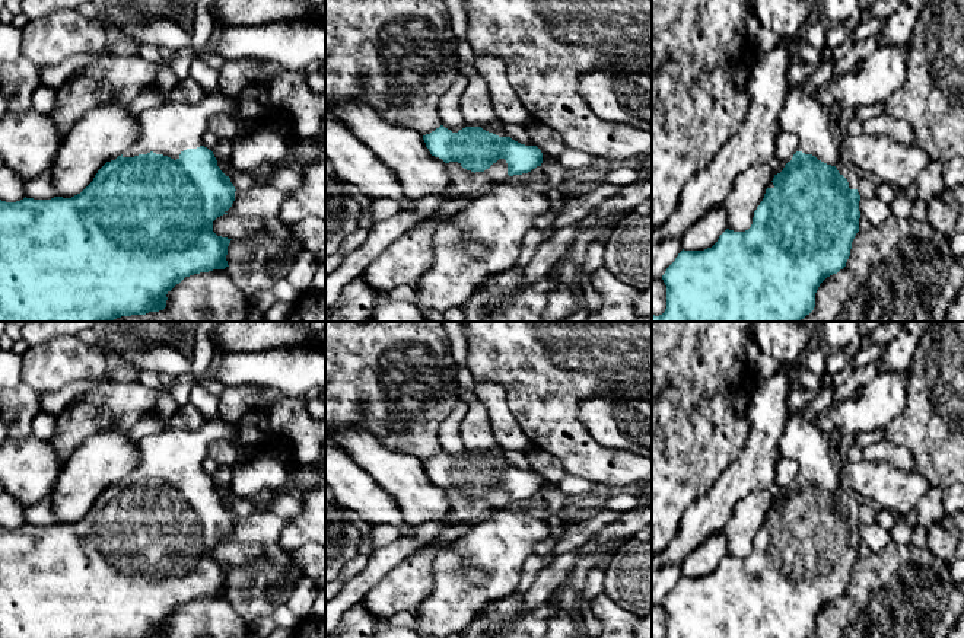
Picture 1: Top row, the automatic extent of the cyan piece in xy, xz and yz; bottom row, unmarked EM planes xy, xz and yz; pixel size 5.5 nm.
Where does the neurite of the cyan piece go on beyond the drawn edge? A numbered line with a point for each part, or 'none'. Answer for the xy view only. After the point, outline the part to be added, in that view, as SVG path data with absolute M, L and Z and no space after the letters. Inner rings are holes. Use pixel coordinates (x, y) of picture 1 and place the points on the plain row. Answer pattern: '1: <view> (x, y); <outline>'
1: xy (172, 453); M217 420L207 421L197 430L163 428L146 436L137 443L139 462L131 472L140 481L153 478L176 487L184 476L203 472L209 444L216 440L230 441L233 425L239 436L239 422Z

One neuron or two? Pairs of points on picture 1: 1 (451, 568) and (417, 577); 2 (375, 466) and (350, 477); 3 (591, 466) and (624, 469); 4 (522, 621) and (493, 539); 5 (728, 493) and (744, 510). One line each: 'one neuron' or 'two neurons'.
1: two neurons
2: two neurons
3: one neuron
4: two neurons
5: two neurons

